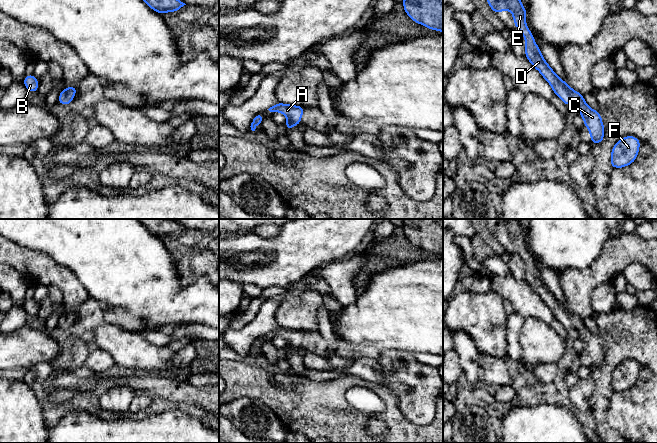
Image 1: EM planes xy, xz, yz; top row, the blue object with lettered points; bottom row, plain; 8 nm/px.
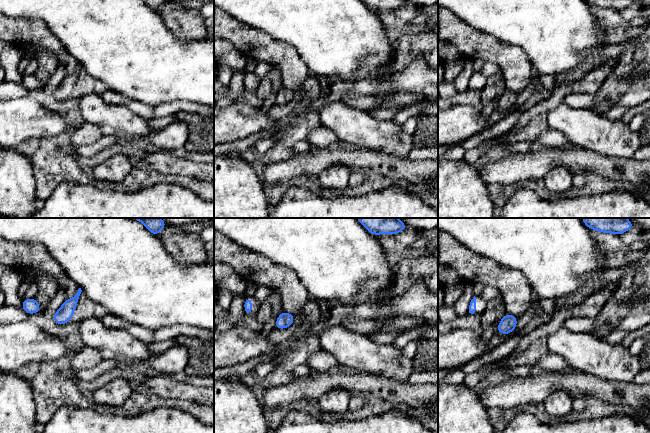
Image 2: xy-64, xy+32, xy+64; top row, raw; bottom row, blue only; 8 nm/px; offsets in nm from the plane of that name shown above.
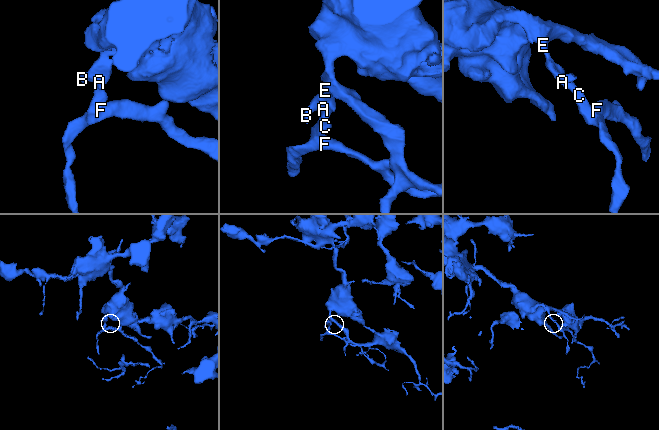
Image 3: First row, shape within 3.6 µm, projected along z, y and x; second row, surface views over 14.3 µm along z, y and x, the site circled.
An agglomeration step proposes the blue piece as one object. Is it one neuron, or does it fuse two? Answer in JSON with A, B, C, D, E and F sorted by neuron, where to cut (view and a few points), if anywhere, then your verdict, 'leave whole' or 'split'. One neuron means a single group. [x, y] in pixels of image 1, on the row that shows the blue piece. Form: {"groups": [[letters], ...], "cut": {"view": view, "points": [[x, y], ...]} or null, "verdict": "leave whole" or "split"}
{"groups": [["A", "B", "C", "D", "E", "F"]], "cut": null, "verdict": "leave whole"}

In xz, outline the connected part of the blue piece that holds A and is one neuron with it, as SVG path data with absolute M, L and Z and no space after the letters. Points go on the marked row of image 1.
M278 102L276 105L270 107L268 110L270 112L280 112L284 114L288 120L285 123L285 126L287 128L287 131L289 131L292 127L301 123L301 117L305 108L302 106L295 106Z

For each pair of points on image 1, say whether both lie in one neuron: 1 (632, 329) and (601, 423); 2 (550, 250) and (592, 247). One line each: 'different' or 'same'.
1: same
2: same

